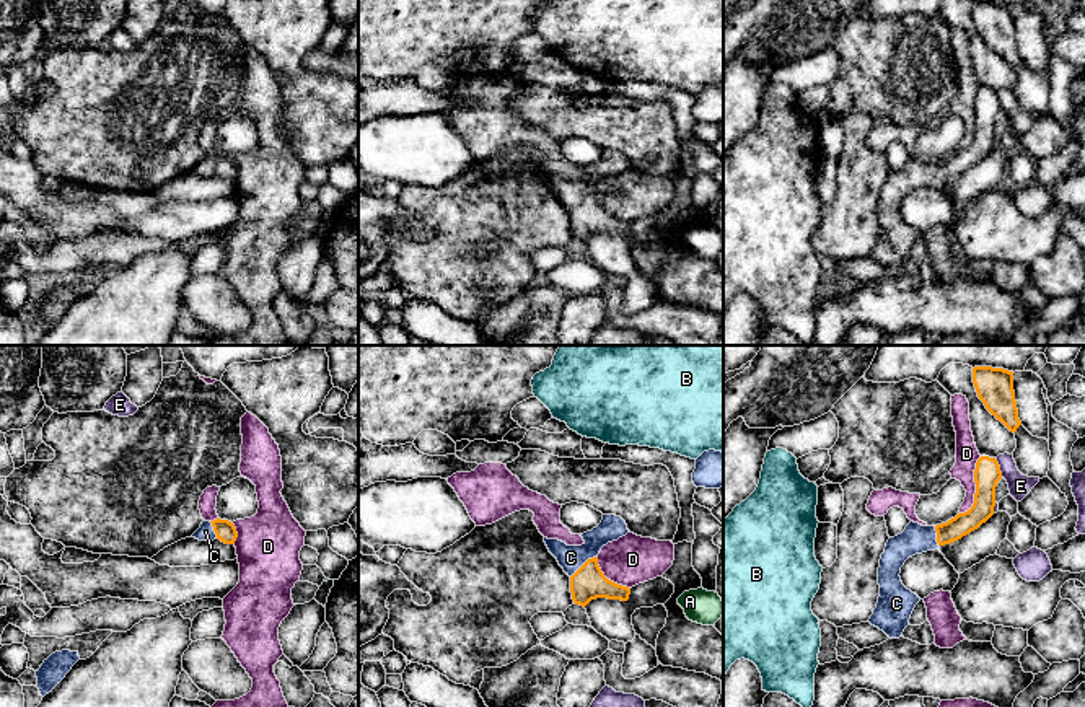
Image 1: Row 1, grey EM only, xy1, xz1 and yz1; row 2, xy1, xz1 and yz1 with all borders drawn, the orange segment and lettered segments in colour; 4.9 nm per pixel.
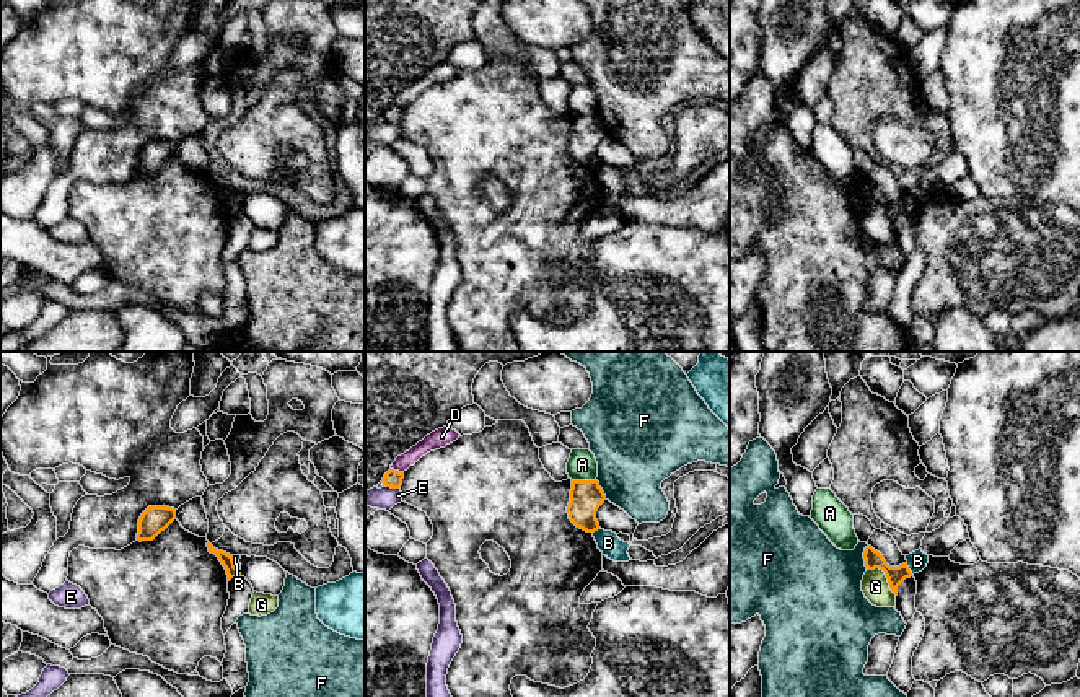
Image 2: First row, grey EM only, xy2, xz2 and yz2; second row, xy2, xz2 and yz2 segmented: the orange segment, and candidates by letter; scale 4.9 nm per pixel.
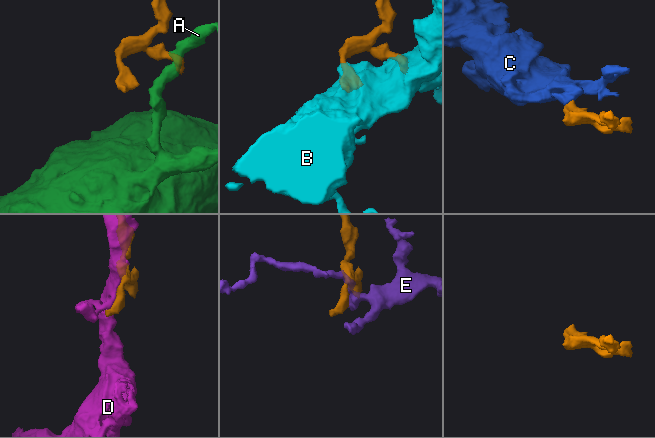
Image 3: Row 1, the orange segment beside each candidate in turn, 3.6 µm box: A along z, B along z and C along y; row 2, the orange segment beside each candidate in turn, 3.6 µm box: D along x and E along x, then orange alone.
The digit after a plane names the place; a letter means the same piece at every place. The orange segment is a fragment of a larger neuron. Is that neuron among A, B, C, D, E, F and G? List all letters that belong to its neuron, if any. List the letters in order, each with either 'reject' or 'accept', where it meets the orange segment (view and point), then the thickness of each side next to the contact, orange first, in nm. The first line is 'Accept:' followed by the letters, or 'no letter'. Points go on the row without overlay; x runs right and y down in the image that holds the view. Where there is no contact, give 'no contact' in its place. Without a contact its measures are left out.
Accept: C
A: reject | xz2 (583, 116) | 160/150 nm
B: reject | yz2 (908, 204) | 90/100 nm
C: accept | xz1 (584, 199) | 170/130 nm
D: reject | yz1 (976, 122) | 130/110 nm
E: reject | yz1 (999, 103) | 130/110 nm
F: reject | yz2 (864, 192) | 90/400 nm
G: reject | yz2 (885, 209) | 90/140 nm

